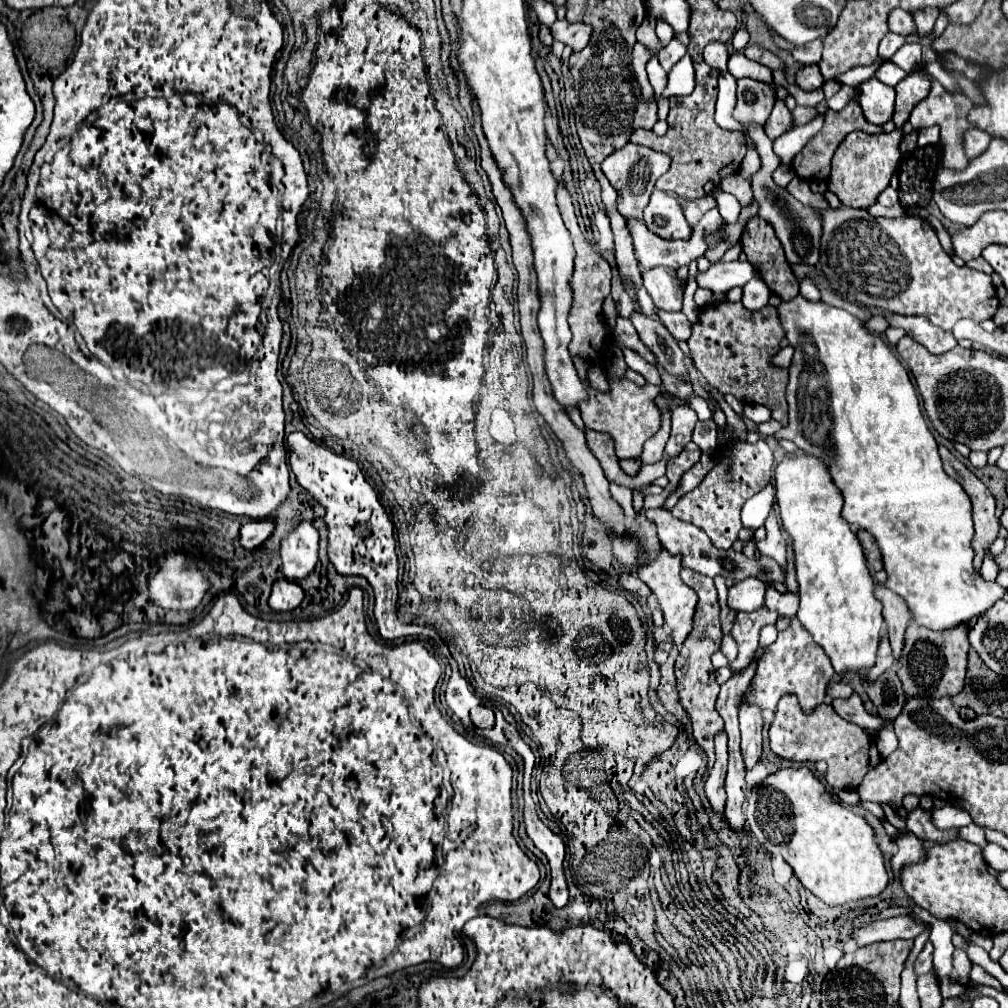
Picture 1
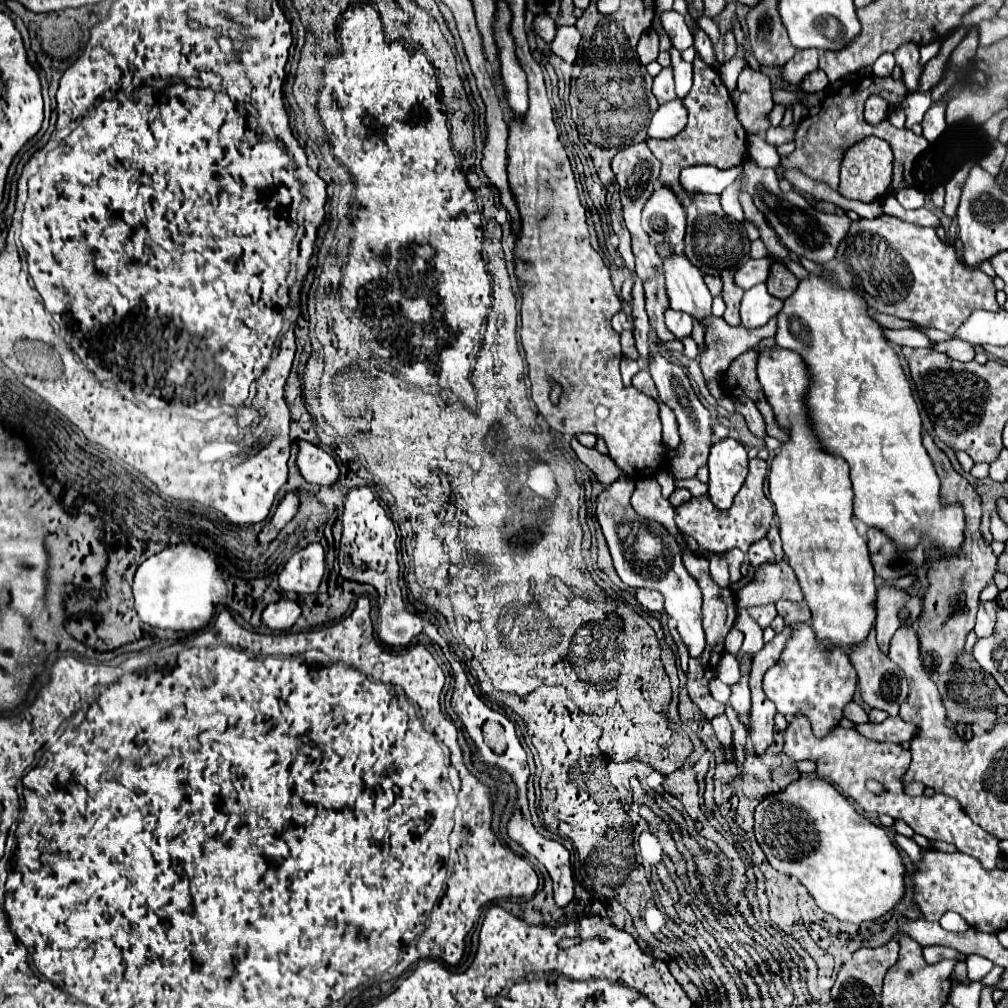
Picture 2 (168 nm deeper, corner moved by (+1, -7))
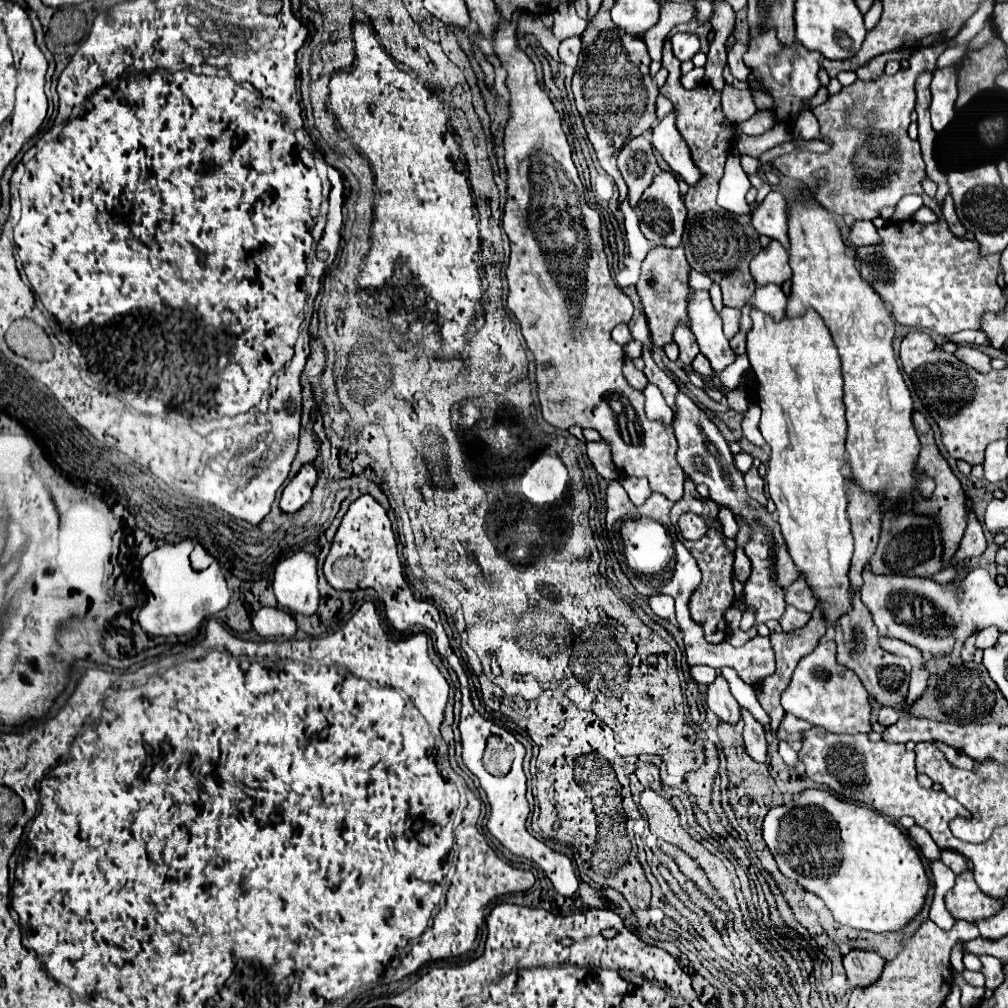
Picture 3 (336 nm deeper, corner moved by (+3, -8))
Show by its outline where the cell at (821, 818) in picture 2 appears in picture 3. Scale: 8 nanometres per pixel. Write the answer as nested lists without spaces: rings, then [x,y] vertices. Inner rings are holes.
[[[804,790],[792,806],[776,806],[764,818],[764,840],[778,862],[780,872],[816,894],[834,918],[850,928],[868,932],[900,932],[922,910],[930,888],[918,848],[908,834],[882,814],[836,798],[826,790]]]

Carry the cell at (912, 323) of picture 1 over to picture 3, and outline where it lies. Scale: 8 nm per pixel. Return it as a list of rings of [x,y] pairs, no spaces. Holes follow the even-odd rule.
[[[960,346],[960,348],[956,350],[956,356],[958,356],[964,364],[968,364],[970,368],[974,368],[974,370],[978,370],[978,372],[982,372],[982,374],[986,374],[986,372],[992,370],[992,366],[990,366],[992,358],[990,358],[988,354],[984,354],[982,350],[974,348],[974,346]]]

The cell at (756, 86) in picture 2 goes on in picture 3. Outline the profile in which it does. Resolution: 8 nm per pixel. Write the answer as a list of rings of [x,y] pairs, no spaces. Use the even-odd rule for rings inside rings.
[[[738,34],[736,42],[728,50],[728,68],[736,80],[748,80],[748,74],[750,74],[744,60],[742,60],[744,52],[746,52],[746,40]]]

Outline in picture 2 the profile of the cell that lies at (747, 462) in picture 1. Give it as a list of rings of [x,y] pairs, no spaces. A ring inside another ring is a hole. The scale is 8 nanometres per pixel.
[[[754,457],[750,459],[750,473],[746,477],[746,483],[742,485],[742,489],[738,491],[738,495],[734,497],[734,503],[730,509],[722,511],[718,509],[712,499],[708,497],[708,493],[700,495],[700,497],[692,497],[690,501],[686,501],[684,505],[680,505],[676,509],[676,525],[682,533],[692,535],[700,547],[704,547],[704,551],[714,553],[714,555],[722,555],[728,553],[730,549],[738,547],[742,551],[748,551],[748,547],[752,543],[756,543],[758,539],[762,539],[766,535],[766,531],[770,529],[770,521],[774,515],[772,503],[770,499],[766,499],[764,495],[764,479],[768,473],[768,463]]]

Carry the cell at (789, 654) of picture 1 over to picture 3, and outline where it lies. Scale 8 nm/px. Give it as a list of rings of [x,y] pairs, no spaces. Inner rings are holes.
[[[822,638],[818,648],[798,662],[792,682],[782,694],[782,706],[788,714],[834,734],[872,732],[868,692],[854,672],[836,662],[836,644],[832,638]]]

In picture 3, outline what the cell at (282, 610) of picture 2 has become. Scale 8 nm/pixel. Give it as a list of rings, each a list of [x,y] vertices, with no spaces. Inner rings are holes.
[[[260,608],[252,618],[252,626],[262,638],[292,638],[296,634],[294,618],[282,608]]]

